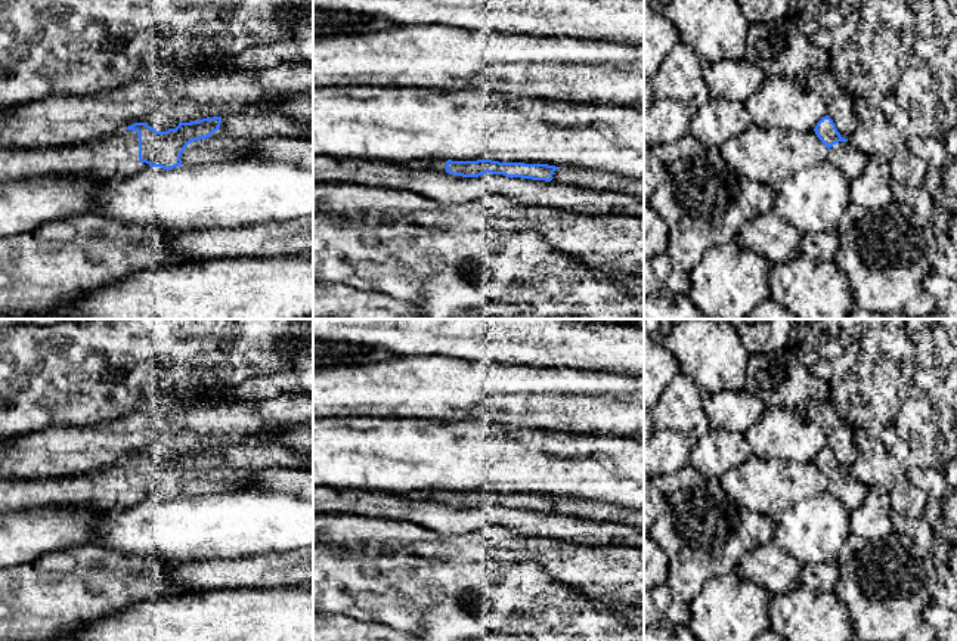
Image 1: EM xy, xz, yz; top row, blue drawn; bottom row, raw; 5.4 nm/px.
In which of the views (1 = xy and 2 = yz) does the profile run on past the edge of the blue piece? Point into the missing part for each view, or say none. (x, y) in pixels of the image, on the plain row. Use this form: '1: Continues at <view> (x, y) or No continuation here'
1: Continues at xy (117, 488)
2: Continues at yz (851, 492)

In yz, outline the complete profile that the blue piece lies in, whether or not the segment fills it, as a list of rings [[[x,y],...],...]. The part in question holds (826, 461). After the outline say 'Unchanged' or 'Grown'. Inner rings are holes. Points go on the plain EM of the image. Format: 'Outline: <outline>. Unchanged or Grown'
Outline: [[[823,448],[815,459],[817,468],[829,480],[829,492],[834,495],[849,511],[857,510],[865,499],[868,487],[854,479],[848,470],[842,468],[833,450]]]. Grown

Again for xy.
Outline: [[[244,442],[199,452],[179,453],[176,459],[157,462],[146,453],[134,453],[111,468],[87,474],[47,479],[7,476],[0,479],[0,514],[27,513],[43,508],[126,510],[149,498],[170,501],[182,495],[210,495],[245,489],[245,483],[267,468],[313,468],[313,456],[303,455],[269,442]]]. Grown

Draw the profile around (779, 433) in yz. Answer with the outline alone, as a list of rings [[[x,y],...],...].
[[[768,406],[744,433],[752,453],[762,459],[812,462],[827,446],[824,430],[783,406]]]

